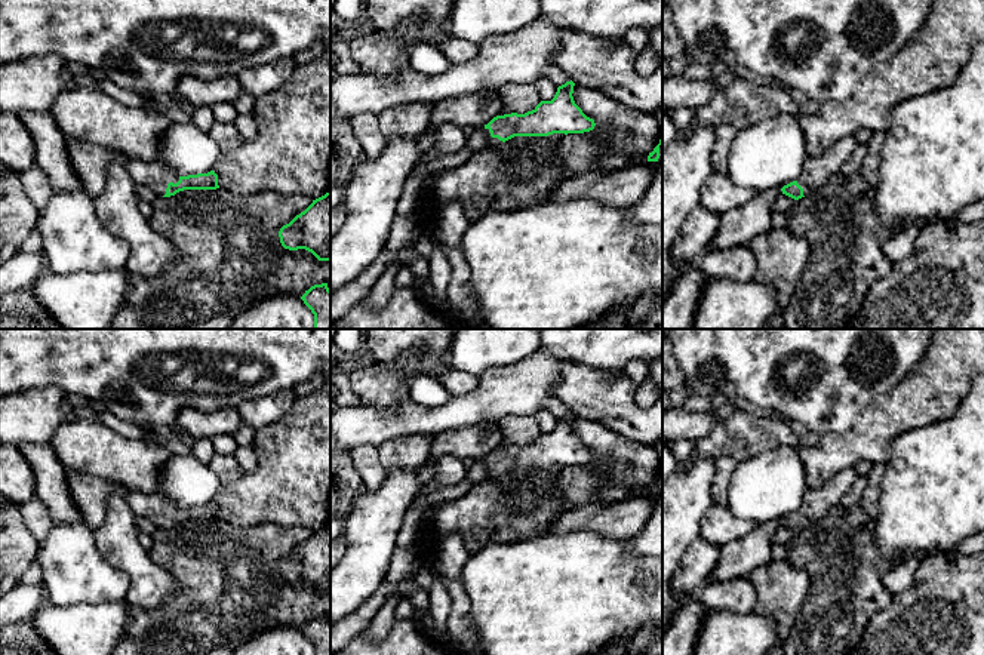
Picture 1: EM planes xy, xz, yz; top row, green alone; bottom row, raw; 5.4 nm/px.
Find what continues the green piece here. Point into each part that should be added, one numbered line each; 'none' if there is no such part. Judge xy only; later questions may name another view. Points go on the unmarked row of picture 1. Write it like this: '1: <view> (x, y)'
1: xy (151, 506)

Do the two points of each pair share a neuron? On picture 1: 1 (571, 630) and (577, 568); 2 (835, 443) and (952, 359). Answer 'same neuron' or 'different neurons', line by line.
1: same neuron
2: same neuron

